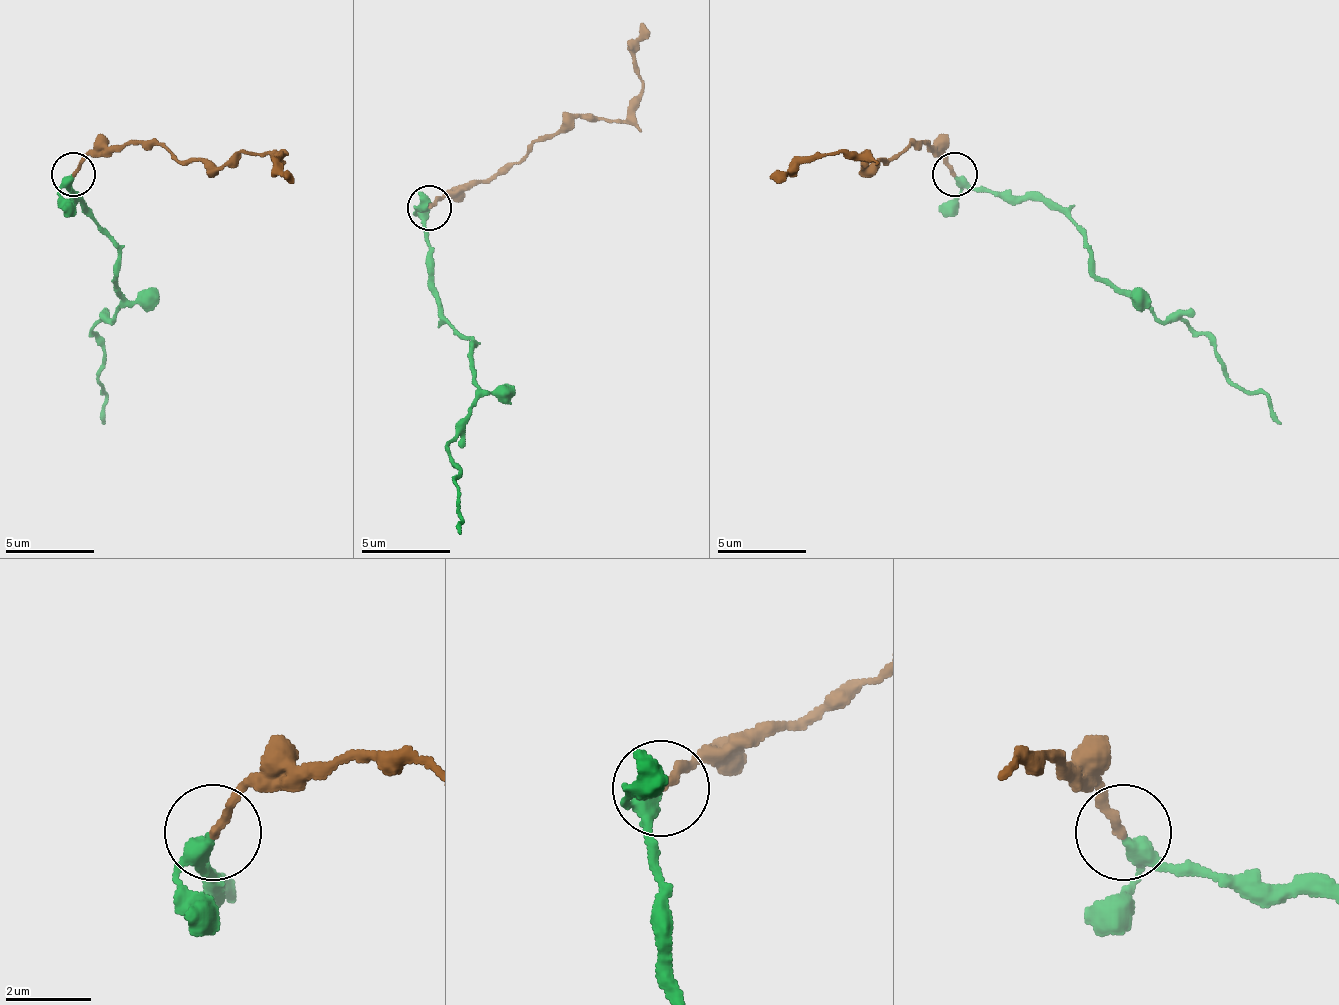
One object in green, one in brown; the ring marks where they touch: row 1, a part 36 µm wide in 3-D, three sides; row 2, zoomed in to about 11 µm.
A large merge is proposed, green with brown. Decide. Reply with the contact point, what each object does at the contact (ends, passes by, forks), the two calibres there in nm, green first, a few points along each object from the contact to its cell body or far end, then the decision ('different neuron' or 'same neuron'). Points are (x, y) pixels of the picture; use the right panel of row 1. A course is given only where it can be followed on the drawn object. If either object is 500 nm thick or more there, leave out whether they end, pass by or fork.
at (954, 174); green passes by; brown ends there; 280 nm thick on the green side, 200 nm on the other; green runs (953, 173), (1042, 195), (1091, 248), (1091, 266), (1202, 333), (1220, 369), (1283, 422); brown runs (953, 173), (931, 146), (904, 146), (891, 159), (864, 164), (869, 155), (837, 155), (793, 164), (771, 177); same neuron

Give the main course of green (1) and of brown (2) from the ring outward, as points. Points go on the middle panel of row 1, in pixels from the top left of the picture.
1: (428, 206), (424, 224), (432, 295), (473, 344), (477, 402), (450, 455), (459, 473), (459, 536)
2: (428, 206), (446, 193), (486, 184), (535, 144), (579, 117), (624, 122), (642, 90), (633, 46), (646, 24)

